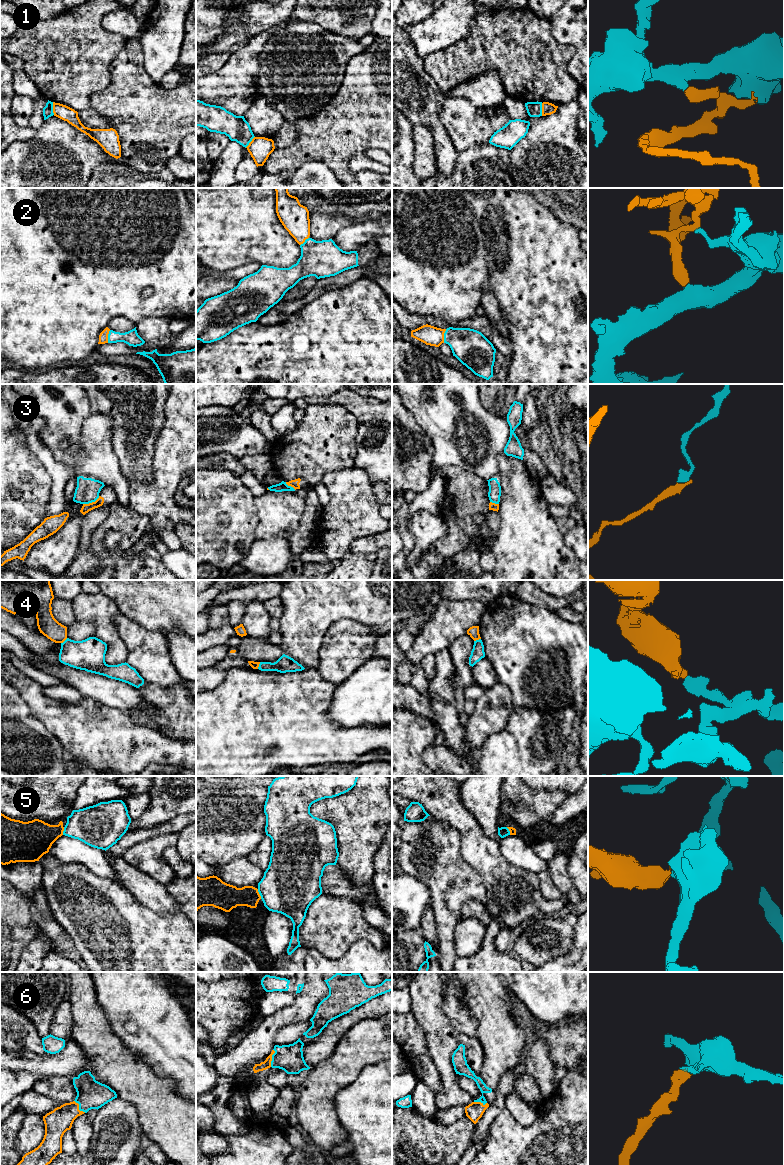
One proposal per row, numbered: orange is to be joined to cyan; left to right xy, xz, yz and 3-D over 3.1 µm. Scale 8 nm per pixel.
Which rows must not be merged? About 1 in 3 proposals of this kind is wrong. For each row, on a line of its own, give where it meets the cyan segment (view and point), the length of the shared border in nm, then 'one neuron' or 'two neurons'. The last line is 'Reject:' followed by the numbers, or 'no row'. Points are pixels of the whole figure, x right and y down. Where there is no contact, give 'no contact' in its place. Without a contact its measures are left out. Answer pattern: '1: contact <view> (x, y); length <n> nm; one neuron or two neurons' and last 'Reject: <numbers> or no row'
1: contact xy (52, 108); length 110 nm; two neurons
2: contact yz (444, 336); length 110 nm; one neuron
3: contact xy (91, 502); length 150 nm; two neurons
4: contact xz (259, 665); length 60 nm; two neurons
5: contact xz (259, 893); length 90 nm; two neurons
6: contact xz (272, 1058); length 150 nm; one neuron
Reject: 1, 3, 4, 5

